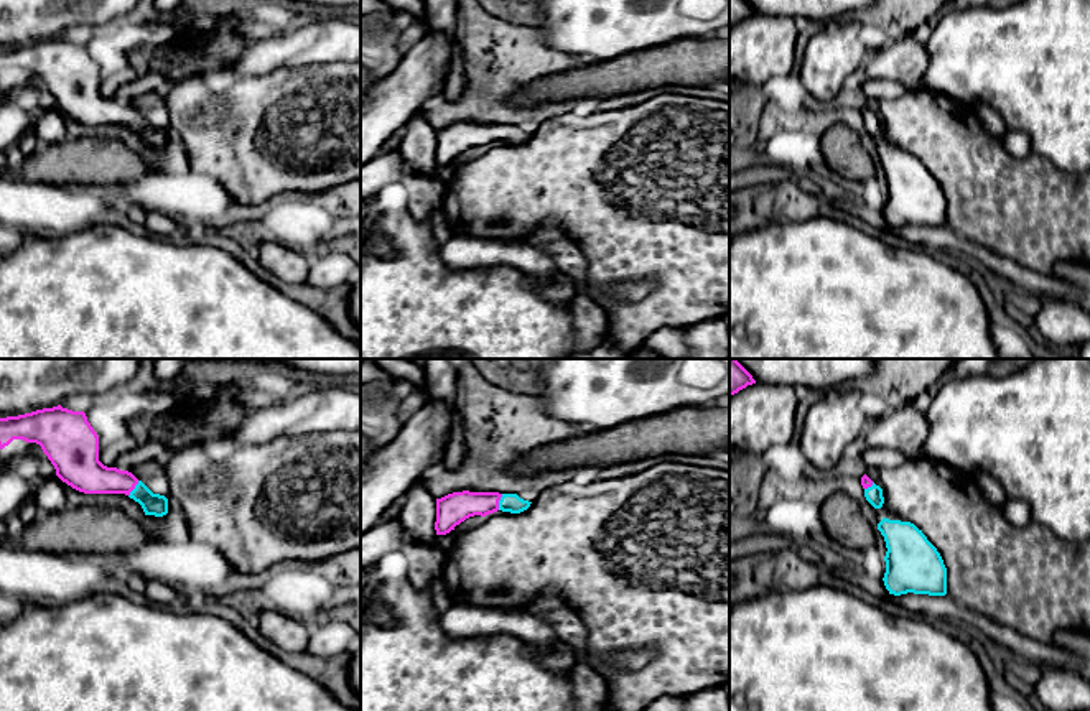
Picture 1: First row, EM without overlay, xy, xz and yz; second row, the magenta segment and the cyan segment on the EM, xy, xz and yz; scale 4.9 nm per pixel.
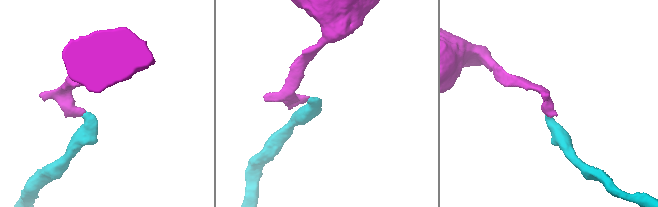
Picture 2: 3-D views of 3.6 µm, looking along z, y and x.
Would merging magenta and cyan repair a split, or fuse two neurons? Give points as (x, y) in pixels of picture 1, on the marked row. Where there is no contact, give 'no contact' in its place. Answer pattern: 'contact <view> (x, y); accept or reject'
contact xz (498, 502); accept

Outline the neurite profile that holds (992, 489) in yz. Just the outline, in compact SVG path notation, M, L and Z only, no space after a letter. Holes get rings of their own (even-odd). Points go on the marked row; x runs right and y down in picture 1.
M980 472L975 476L978 487L981 489L983 497L996 507L1003 507L1008 500L1006 490L1001 482L988 472Z

